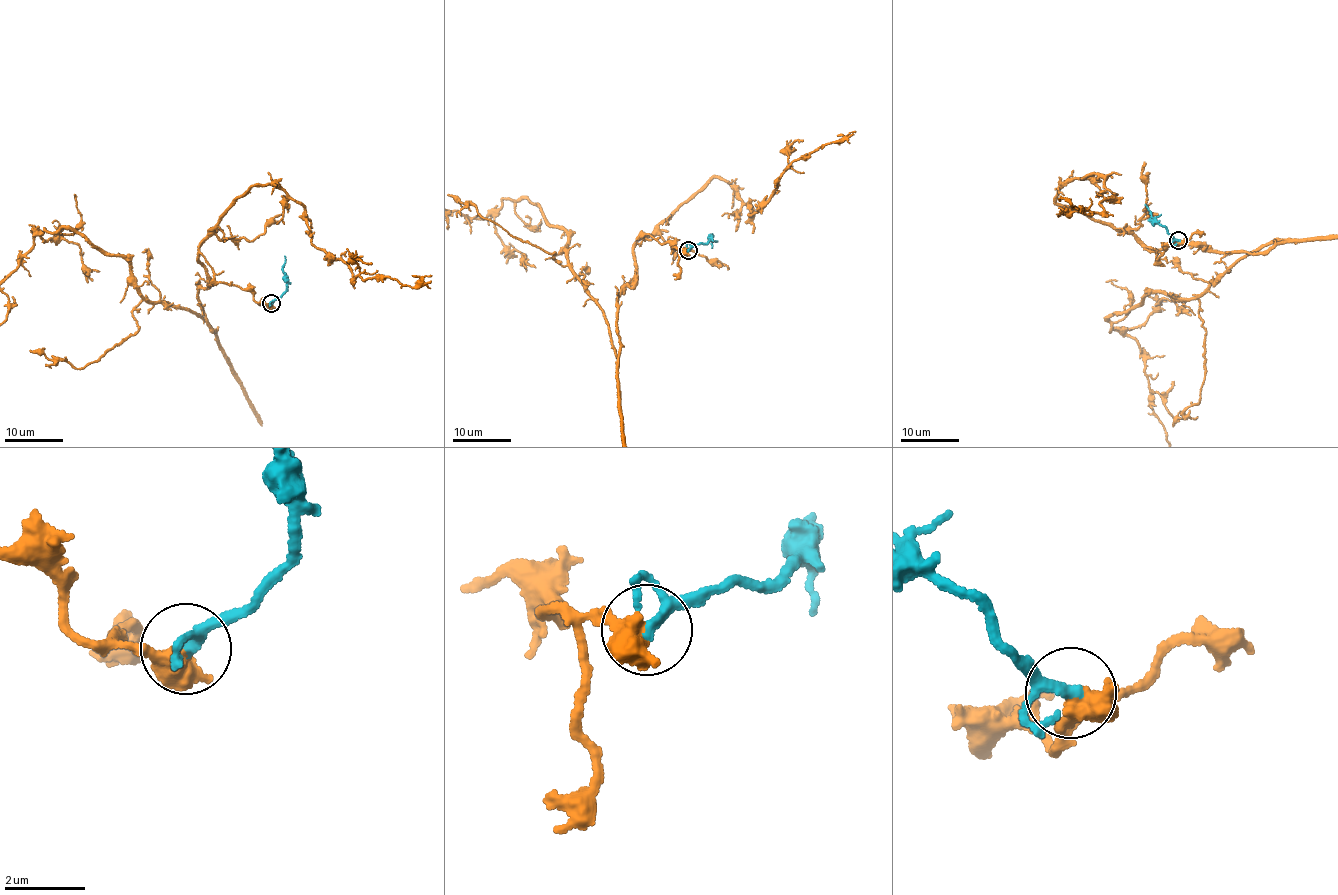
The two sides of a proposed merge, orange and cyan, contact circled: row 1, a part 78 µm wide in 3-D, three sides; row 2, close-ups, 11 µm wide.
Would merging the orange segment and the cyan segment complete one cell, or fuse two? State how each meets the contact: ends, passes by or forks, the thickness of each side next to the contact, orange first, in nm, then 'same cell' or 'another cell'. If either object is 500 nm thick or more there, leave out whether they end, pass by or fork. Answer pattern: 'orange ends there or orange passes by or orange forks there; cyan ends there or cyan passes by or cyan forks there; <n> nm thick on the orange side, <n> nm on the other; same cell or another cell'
orange forks there; cyan passes by; 400 nm thick on the orange side, 240 nm on the other; same cell

